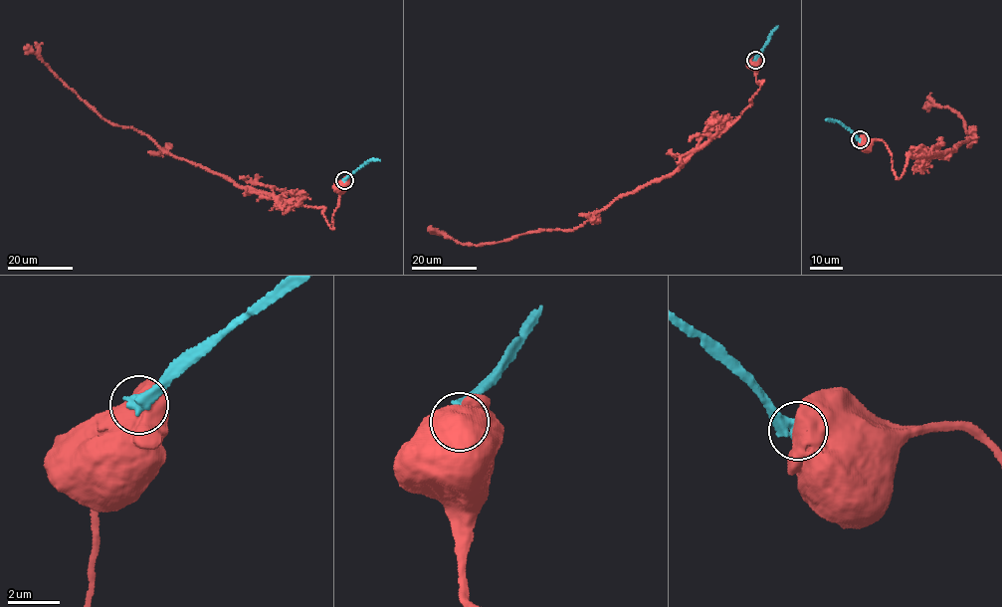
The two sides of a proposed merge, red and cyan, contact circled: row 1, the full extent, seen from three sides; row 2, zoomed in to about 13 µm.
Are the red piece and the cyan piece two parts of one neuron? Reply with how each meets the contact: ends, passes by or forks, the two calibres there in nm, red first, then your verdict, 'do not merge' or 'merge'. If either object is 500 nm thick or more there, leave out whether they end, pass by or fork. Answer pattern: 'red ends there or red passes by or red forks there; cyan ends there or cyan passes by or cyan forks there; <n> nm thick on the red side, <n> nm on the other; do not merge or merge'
1150 nm thick on the red side, 500 nm on the other; do not merge

